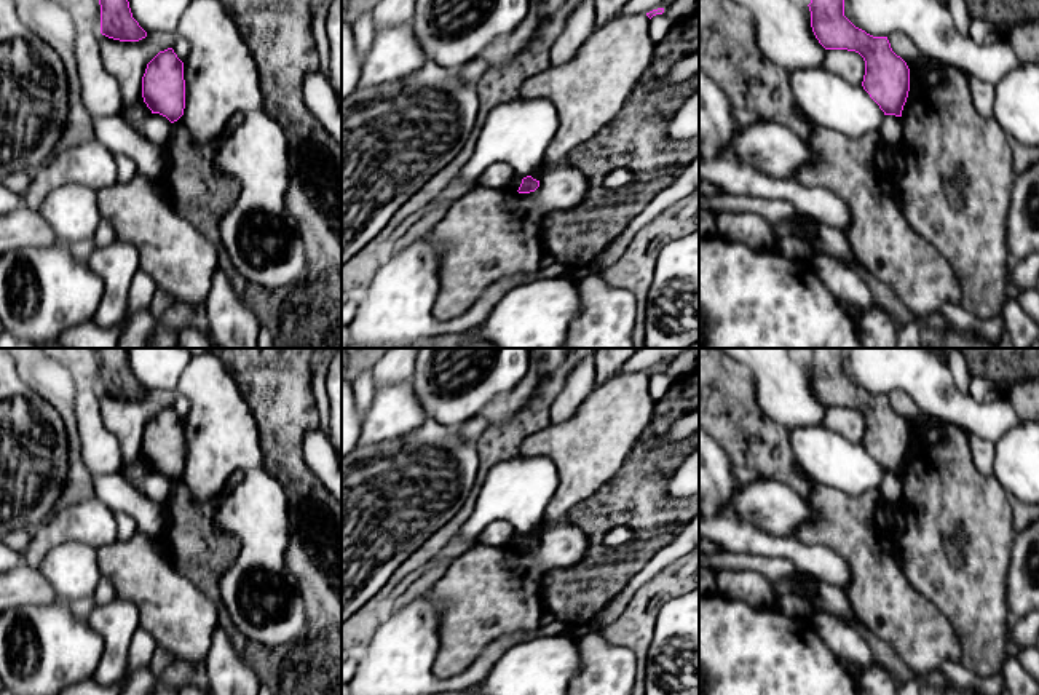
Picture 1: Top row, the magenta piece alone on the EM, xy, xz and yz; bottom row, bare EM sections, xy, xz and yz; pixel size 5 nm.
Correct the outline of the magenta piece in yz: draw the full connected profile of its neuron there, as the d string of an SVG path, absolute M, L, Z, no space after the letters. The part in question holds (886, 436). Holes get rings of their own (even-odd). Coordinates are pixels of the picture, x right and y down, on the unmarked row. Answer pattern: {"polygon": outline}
{"polygon": "M812 348L811 385L825 407L847 407L865 419L862 444L884 473L902 475L910 449L910 427L897 414L887 395L873 395L844 374L841 348Z"}

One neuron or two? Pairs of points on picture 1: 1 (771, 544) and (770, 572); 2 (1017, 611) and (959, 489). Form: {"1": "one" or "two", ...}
{"1": "two", "2": "two"}

